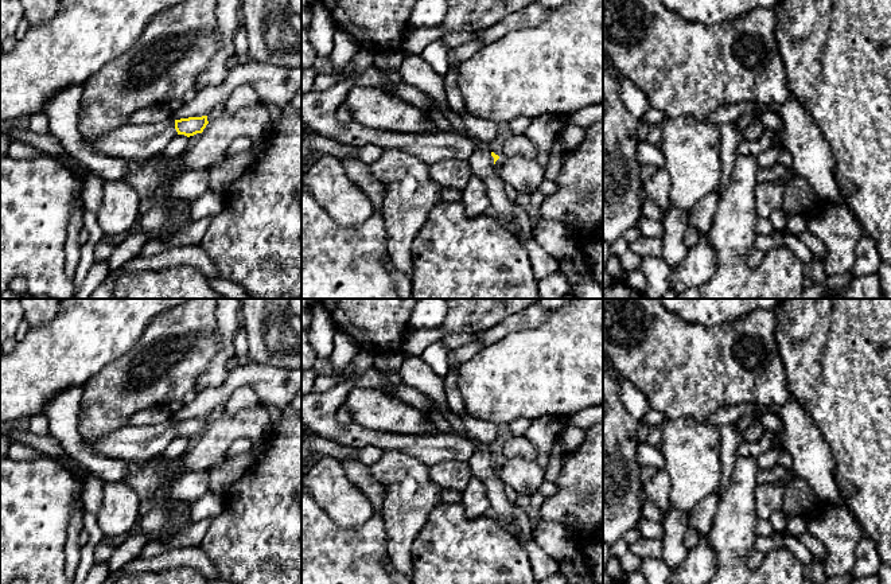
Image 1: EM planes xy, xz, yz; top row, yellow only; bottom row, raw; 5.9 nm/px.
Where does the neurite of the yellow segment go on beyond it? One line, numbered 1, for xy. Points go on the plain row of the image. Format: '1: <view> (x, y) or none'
1: xy (129, 443)

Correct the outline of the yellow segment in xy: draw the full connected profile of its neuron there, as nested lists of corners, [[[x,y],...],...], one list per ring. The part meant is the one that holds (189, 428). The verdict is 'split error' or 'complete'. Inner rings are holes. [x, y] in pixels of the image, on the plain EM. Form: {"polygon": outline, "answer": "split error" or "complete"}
{"polygon": [[[207,417],[164,421],[148,427],[125,425],[98,441],[83,441],[97,455],[122,460],[148,460],[164,453],[176,436],[187,439],[202,435],[209,425]]], "answer": "split error"}

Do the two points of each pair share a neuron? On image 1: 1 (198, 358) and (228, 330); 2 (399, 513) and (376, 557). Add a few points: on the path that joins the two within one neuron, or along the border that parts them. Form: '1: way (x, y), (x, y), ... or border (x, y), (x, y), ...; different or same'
1: border (217, 312), (216, 355), (203, 372); different
2: border (380, 513), (384, 521), (385, 546), (390, 563); different

